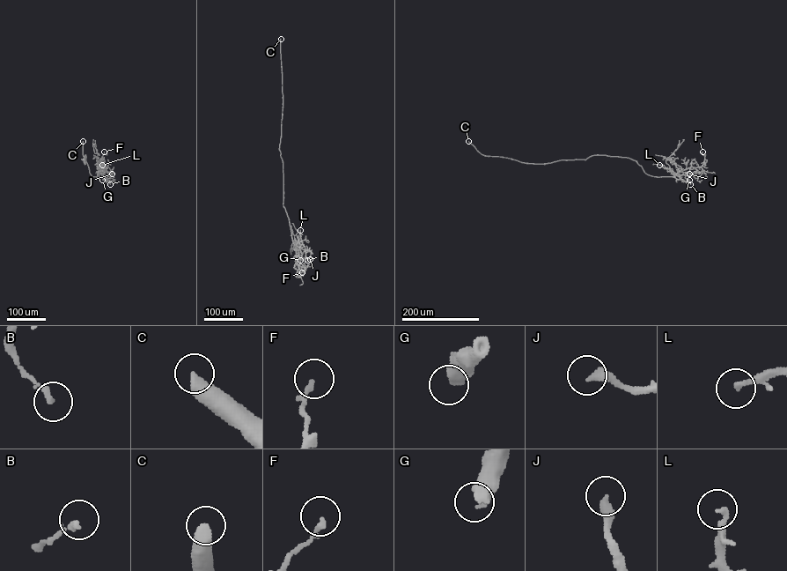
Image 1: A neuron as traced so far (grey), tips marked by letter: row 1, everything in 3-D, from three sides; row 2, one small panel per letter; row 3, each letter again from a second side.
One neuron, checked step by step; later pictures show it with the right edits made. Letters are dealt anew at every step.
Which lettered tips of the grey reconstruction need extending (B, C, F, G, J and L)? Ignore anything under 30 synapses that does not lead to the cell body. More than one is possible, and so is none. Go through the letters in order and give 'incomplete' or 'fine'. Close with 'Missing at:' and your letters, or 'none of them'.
B: fine
C: incomplete
F: fine
G: incomplete
J: fine
L: fine
Missing at: C, G

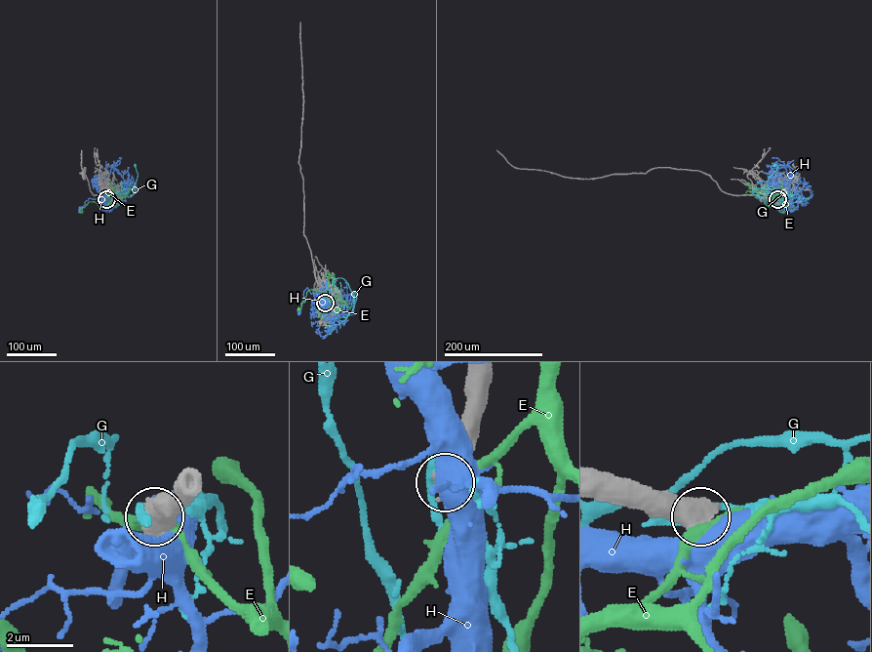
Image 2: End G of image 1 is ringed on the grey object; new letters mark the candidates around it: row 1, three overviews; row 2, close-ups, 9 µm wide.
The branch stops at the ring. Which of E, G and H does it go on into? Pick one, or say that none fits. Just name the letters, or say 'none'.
none

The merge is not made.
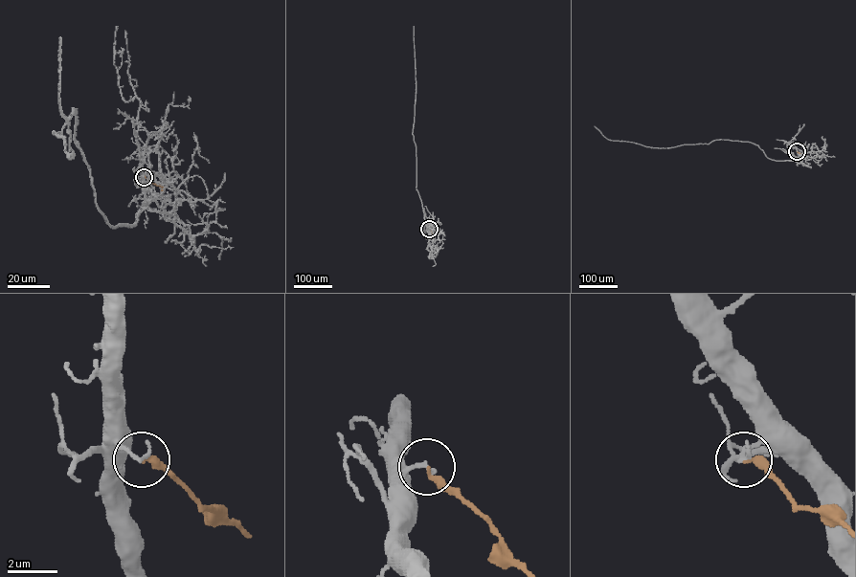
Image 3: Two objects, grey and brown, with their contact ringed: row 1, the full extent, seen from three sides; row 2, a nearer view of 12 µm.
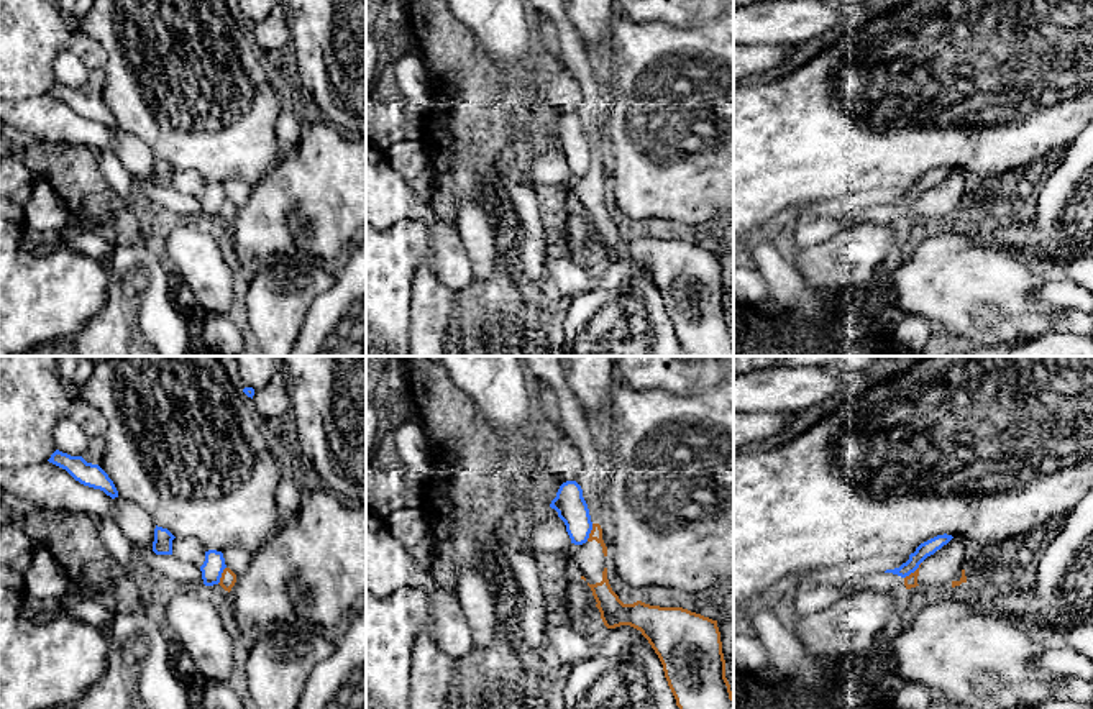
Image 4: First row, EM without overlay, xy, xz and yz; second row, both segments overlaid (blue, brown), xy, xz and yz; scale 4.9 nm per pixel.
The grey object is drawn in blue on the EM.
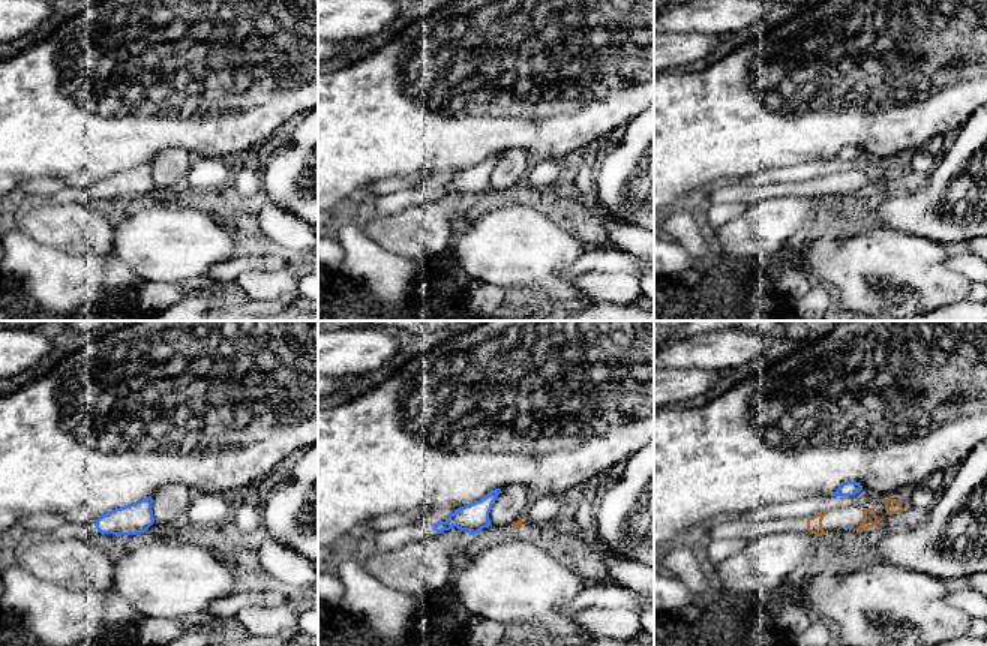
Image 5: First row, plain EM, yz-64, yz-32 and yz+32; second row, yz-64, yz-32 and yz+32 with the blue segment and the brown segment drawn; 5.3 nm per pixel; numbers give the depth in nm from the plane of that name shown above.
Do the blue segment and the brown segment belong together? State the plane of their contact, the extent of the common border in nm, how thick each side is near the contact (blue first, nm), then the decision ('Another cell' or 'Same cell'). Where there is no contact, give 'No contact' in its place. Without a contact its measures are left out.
Touches blue in yz. Shared border 120 nm. Thickness 70 nm (blue) against 60 nm. Another cell

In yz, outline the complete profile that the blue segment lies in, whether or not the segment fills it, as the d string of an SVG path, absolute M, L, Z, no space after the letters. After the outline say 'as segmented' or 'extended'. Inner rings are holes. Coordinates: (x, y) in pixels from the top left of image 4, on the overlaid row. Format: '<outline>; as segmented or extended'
M937 535L924 543L921 543L914 553L909 555L909 560L903 563L899 568L886 569L885 573L893 573L901 578L909 576L914 573L919 565L931 555L934 555L937 550L940 550L944 545L947 545L954 537L952 535Z; as segmented

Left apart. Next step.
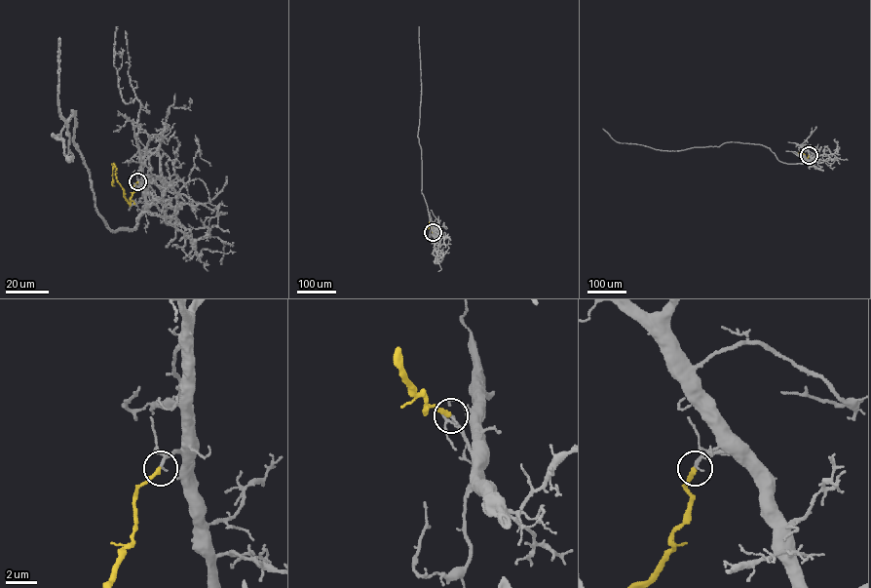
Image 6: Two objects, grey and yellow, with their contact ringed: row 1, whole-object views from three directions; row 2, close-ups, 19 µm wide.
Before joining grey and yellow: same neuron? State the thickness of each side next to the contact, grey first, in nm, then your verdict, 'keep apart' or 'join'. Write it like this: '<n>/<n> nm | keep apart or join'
170/280 nm | join

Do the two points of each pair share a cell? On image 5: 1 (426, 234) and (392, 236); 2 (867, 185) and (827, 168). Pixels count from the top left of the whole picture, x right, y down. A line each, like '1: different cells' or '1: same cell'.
1: same cell
2: different cells

